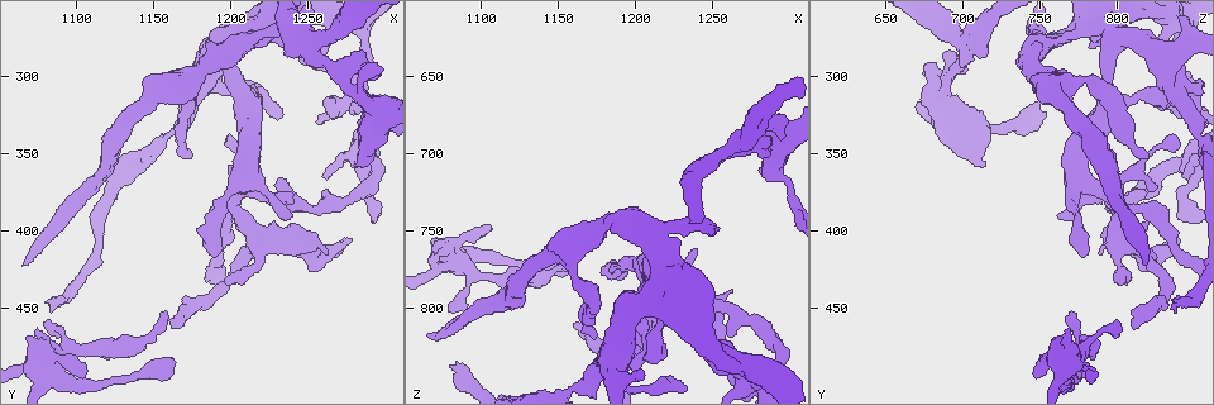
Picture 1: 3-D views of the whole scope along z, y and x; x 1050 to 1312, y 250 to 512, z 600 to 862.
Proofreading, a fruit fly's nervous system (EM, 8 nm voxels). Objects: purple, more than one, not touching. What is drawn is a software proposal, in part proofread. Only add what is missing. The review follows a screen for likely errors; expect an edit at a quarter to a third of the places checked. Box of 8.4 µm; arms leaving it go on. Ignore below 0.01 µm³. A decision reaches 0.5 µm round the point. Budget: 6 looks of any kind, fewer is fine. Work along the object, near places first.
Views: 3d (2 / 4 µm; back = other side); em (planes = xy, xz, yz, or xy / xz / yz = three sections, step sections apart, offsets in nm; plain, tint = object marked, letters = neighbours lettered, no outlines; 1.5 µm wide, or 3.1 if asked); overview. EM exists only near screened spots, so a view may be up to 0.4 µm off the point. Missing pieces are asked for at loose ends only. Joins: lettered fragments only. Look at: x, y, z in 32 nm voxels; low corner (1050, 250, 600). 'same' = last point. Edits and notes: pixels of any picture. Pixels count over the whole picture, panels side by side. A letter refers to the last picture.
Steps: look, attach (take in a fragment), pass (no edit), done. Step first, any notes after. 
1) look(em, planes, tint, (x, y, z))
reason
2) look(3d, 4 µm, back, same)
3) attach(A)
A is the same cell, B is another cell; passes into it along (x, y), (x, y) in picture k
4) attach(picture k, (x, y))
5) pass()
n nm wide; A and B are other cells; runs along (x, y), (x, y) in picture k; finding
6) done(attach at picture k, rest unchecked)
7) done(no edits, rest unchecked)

look(3d, 2 µm, (1162, 462, 810))
free end

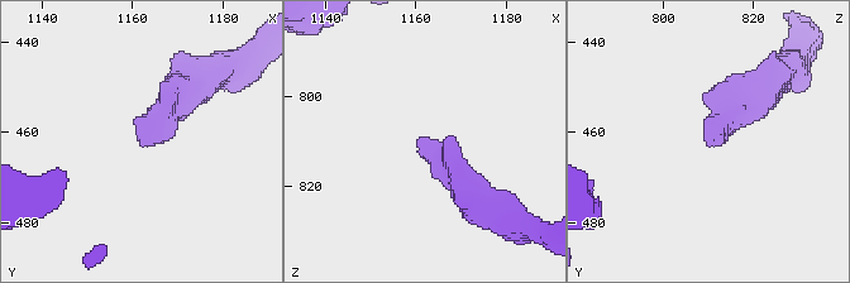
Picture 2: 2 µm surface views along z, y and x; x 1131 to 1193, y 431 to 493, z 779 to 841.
look(em, xy, step 4, letters, (1161, 462, 809))
now the EM

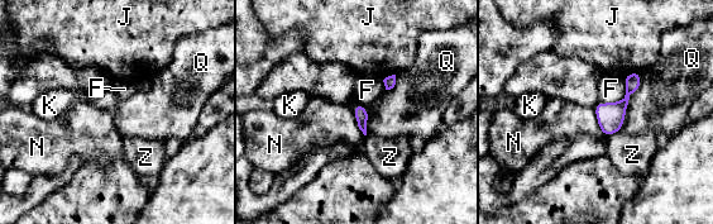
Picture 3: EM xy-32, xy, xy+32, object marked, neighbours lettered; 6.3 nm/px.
look(em, planes, letters, same)
another direction

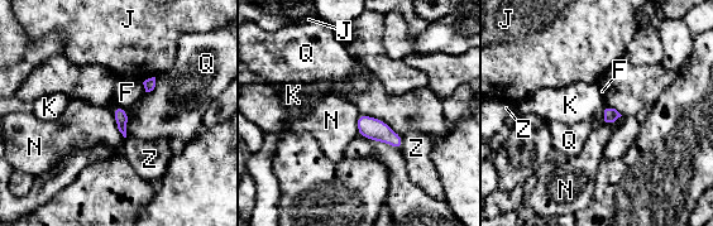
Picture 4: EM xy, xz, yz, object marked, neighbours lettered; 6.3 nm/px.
pass()
F, J, K, N, Q and Z are other cells; border along (111, 111), (115, 125), (124, 138) in picture 4; no lettered fragment goes on from it

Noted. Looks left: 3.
look(3d, 2 µm, (1074, 466, 768))
free end

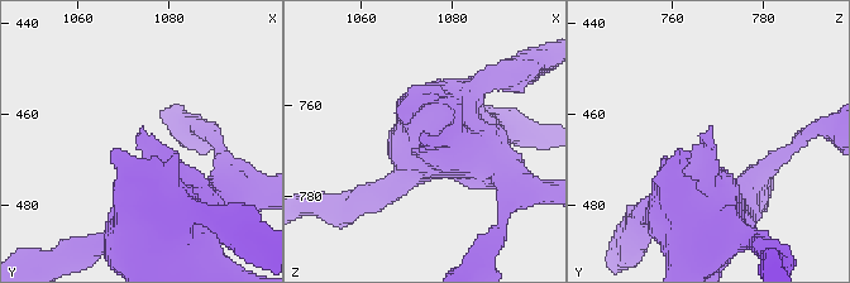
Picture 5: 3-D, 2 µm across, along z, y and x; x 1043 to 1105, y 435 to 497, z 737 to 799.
look(em, planes, letters, (1074, 463, 769))
shape alone is not enough

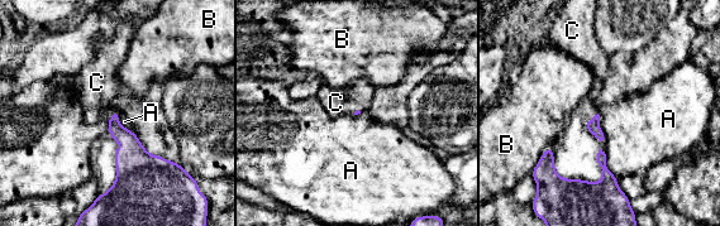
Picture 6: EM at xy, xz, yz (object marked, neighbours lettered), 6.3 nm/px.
attach(C)
C is the same cell, A and B are other cells; it goes on there

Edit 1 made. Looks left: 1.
done(attach at picture 6, rest unchecked)

